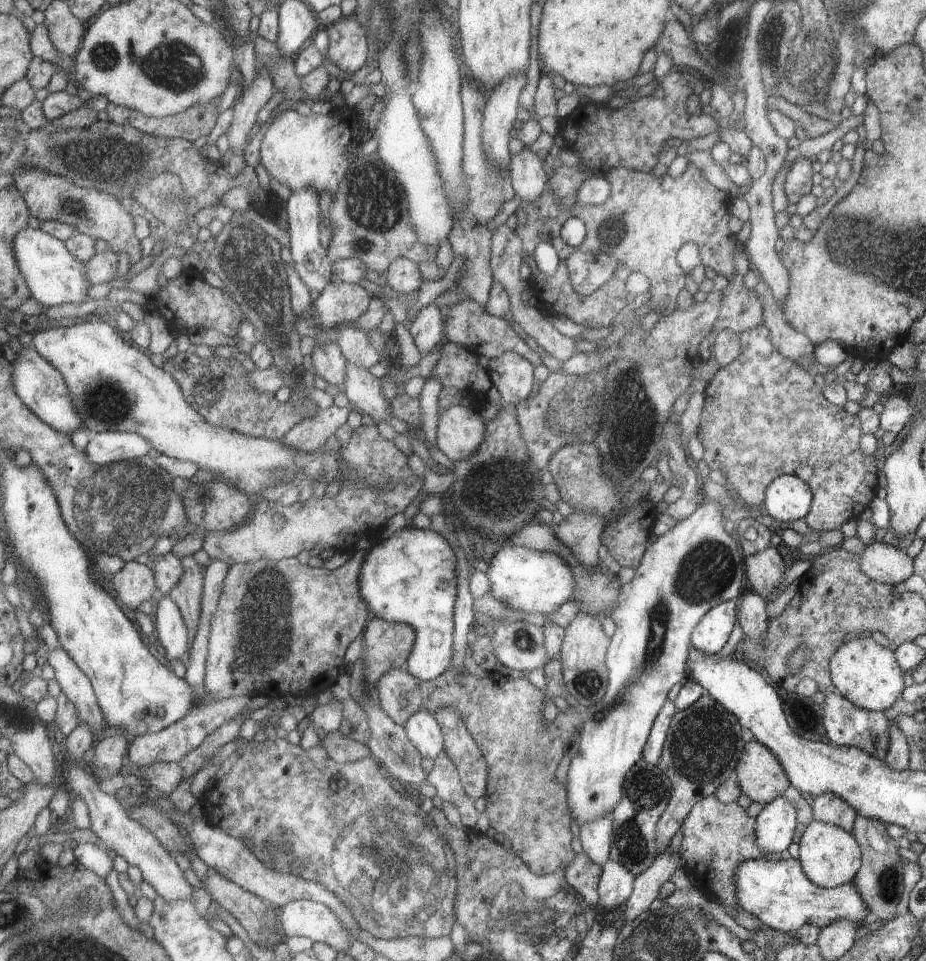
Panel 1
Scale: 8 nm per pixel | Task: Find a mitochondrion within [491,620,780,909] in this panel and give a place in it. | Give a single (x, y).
(703, 735)

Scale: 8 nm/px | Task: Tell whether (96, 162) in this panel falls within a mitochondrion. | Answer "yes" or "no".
yes

